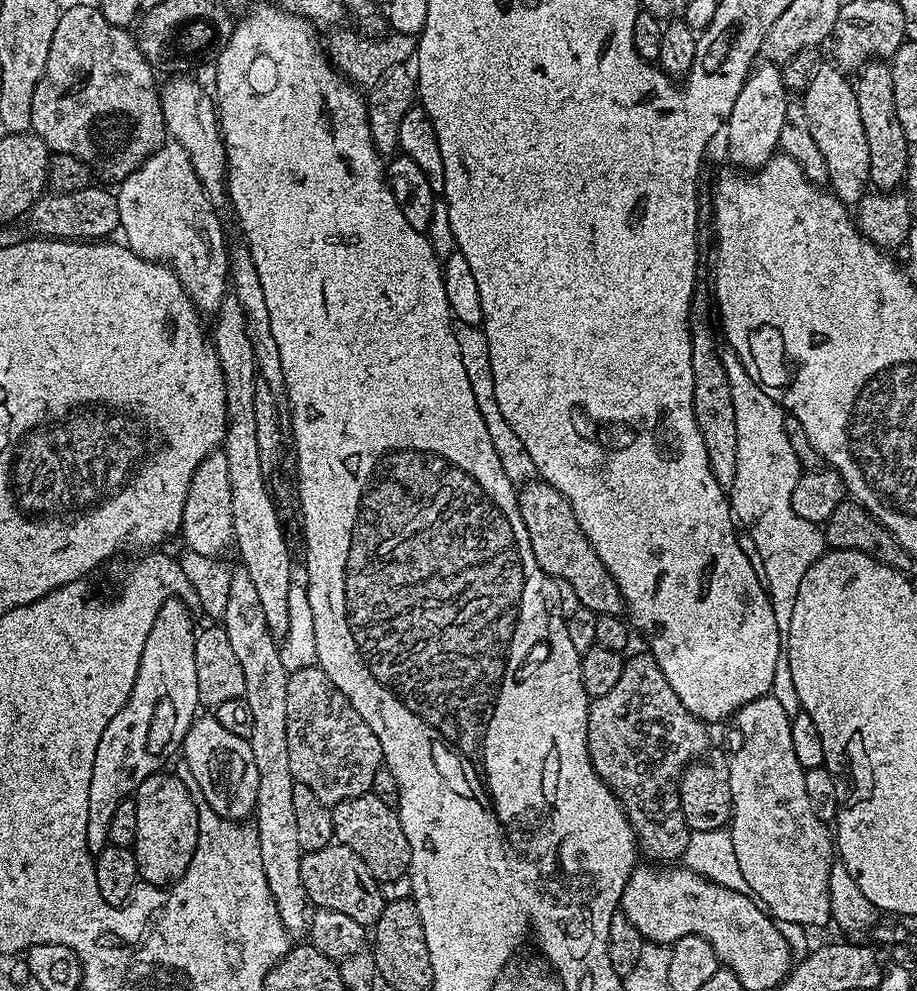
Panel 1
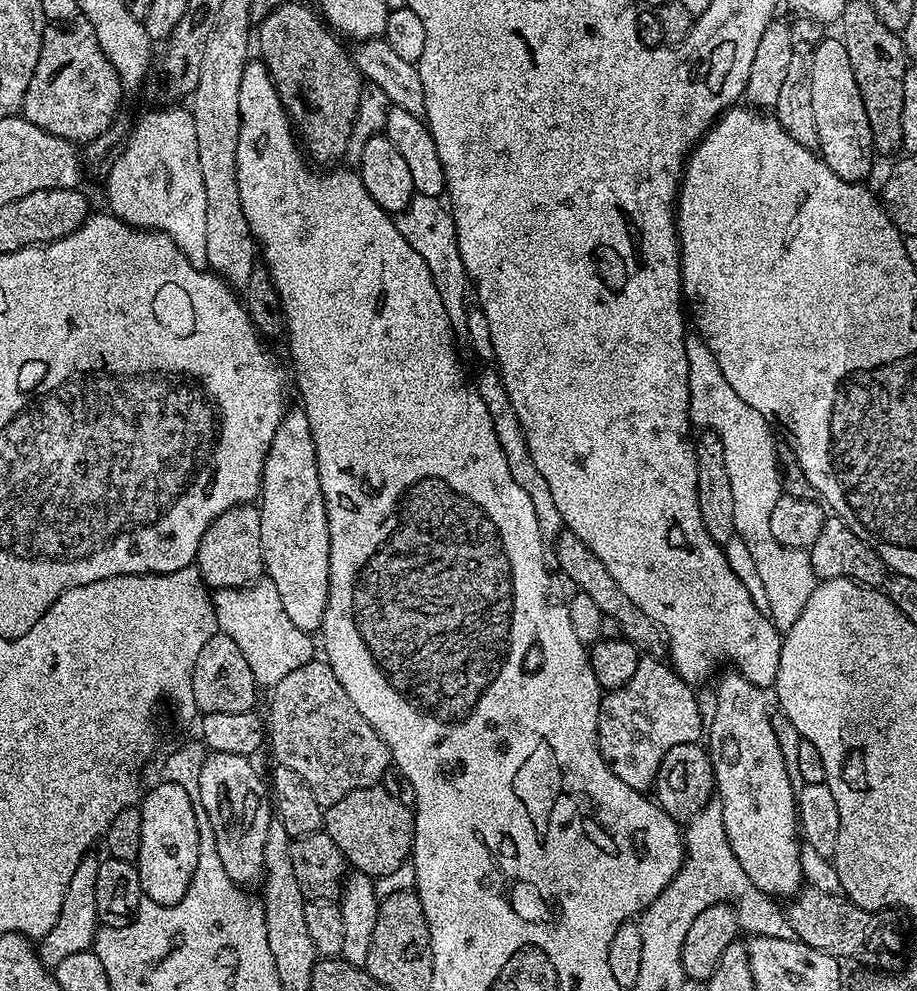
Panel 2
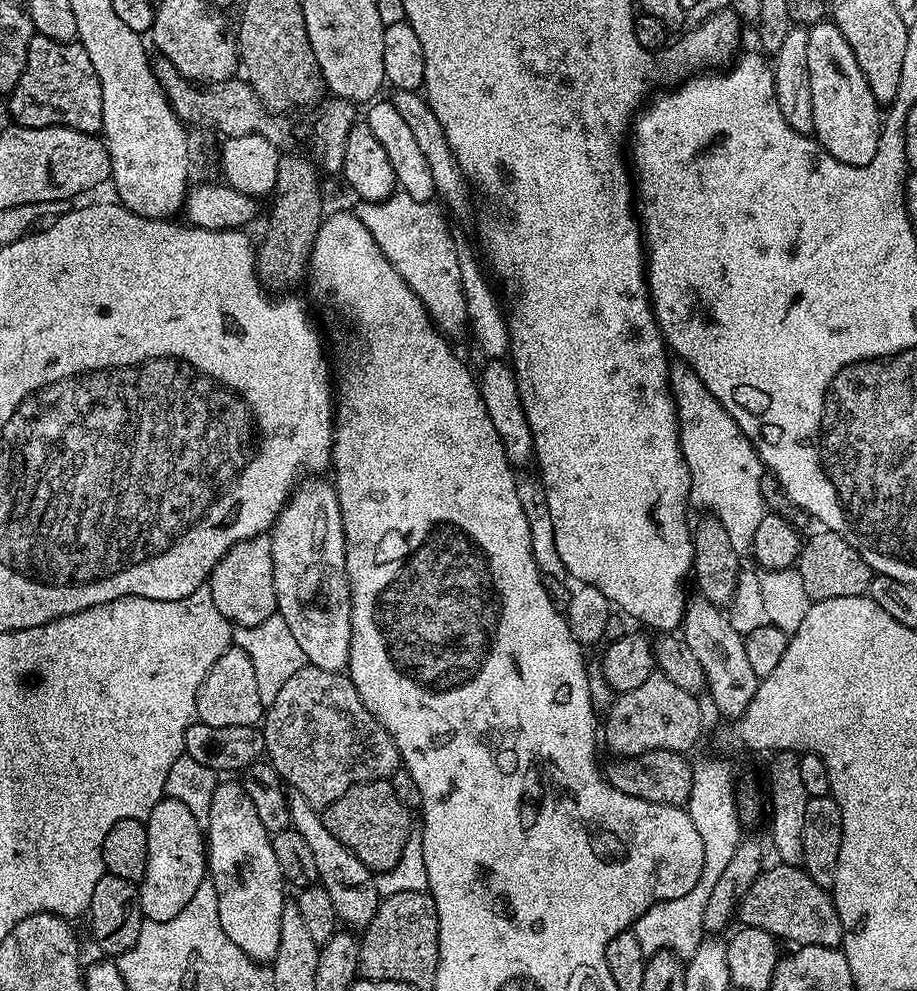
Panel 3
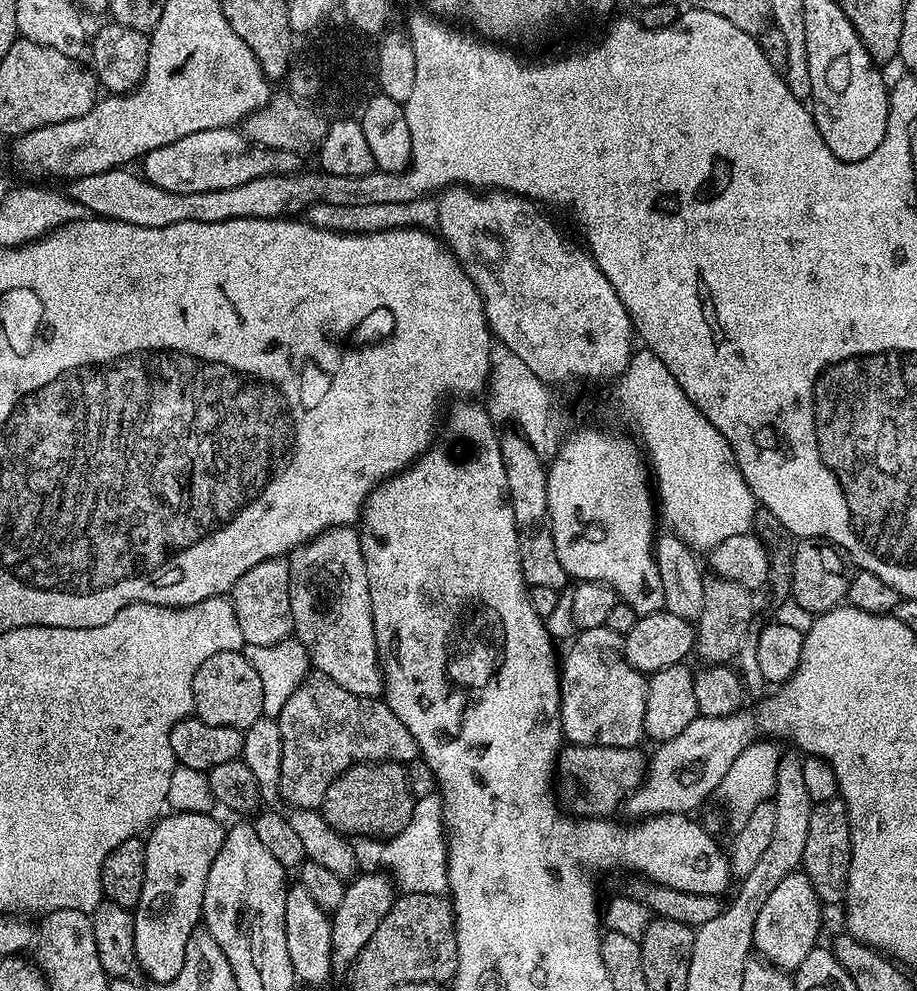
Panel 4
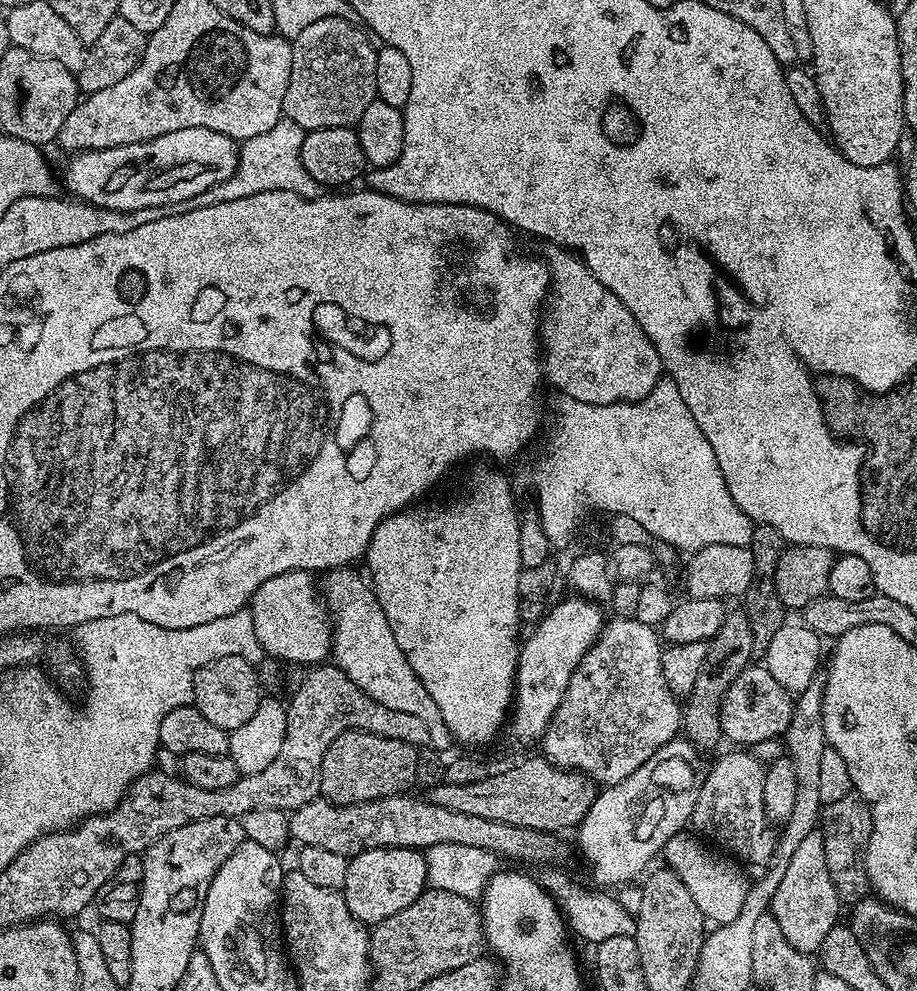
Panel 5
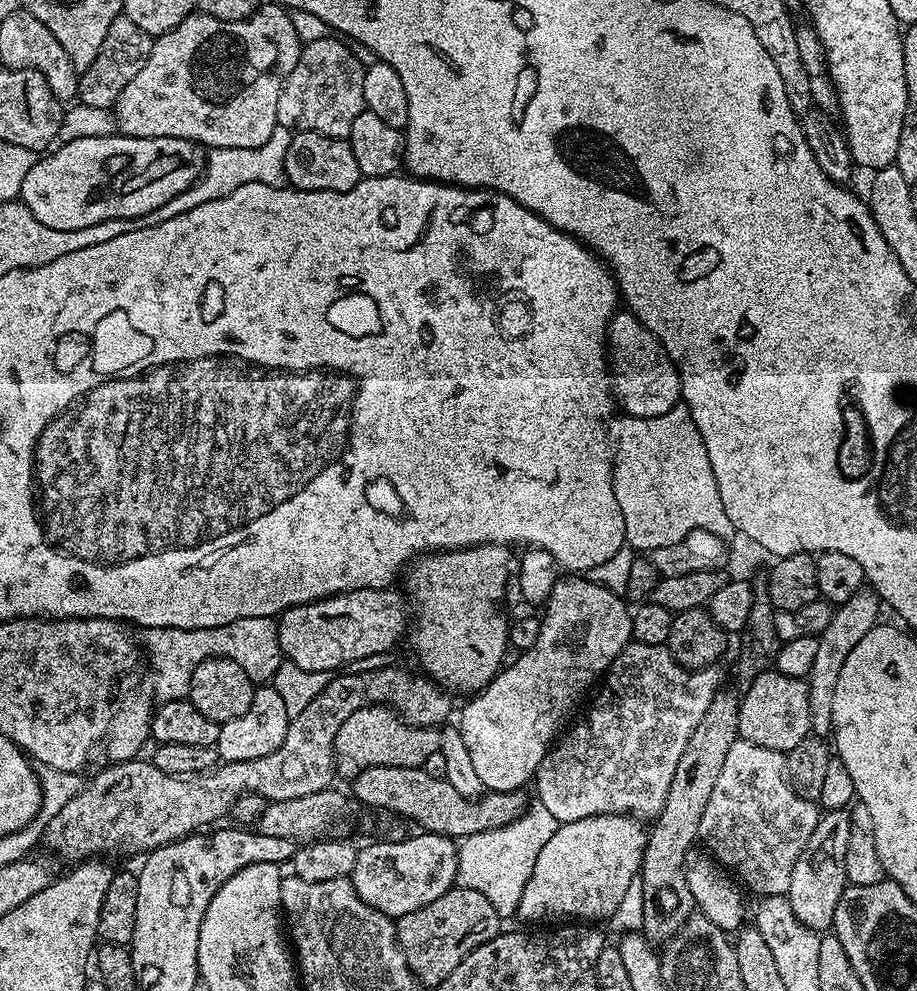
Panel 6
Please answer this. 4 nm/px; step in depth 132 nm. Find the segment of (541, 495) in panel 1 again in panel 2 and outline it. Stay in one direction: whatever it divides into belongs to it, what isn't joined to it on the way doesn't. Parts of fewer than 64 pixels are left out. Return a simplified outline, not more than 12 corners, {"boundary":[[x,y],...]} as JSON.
{"boundary":[[570,531],[555,537],[560,572],[641,653],[661,657],[663,631]]}

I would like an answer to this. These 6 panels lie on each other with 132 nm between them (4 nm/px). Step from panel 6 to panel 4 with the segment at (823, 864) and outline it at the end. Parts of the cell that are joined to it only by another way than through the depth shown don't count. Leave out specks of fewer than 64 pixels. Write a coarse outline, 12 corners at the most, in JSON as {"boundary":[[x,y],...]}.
{"boundary":[[802,870],[754,922],[753,949],[789,974],[818,946],[822,905]]}

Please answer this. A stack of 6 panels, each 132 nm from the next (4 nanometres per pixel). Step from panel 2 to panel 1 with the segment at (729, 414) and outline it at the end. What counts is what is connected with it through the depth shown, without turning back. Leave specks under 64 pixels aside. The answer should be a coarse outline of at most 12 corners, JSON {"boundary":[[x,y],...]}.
{"boundary":[[731,350],[732,515],[778,630],[824,533],[792,509],[802,469],[783,408]]}

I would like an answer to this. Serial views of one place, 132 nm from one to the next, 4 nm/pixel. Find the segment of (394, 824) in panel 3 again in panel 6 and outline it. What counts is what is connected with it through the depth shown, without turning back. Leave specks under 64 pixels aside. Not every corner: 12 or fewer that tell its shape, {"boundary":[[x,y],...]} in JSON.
{"boundary":[[387,704],[354,710],[334,734],[335,775],[422,768],[439,727],[407,724]]}

